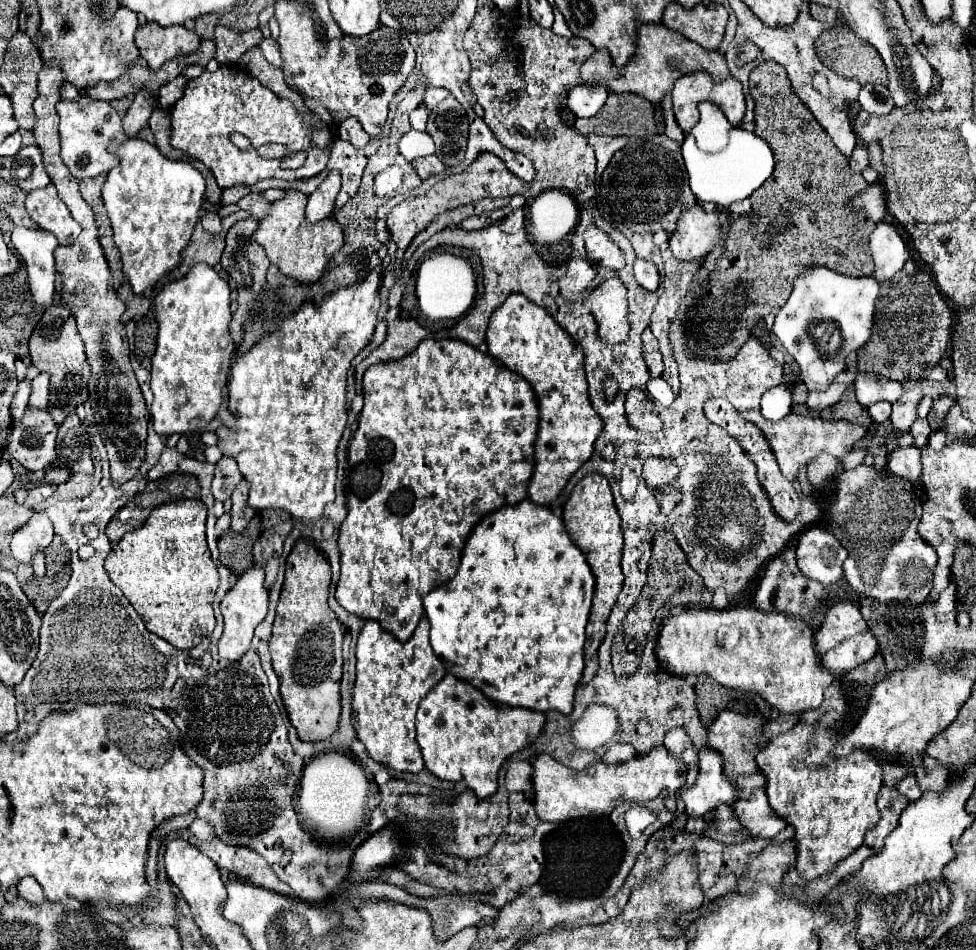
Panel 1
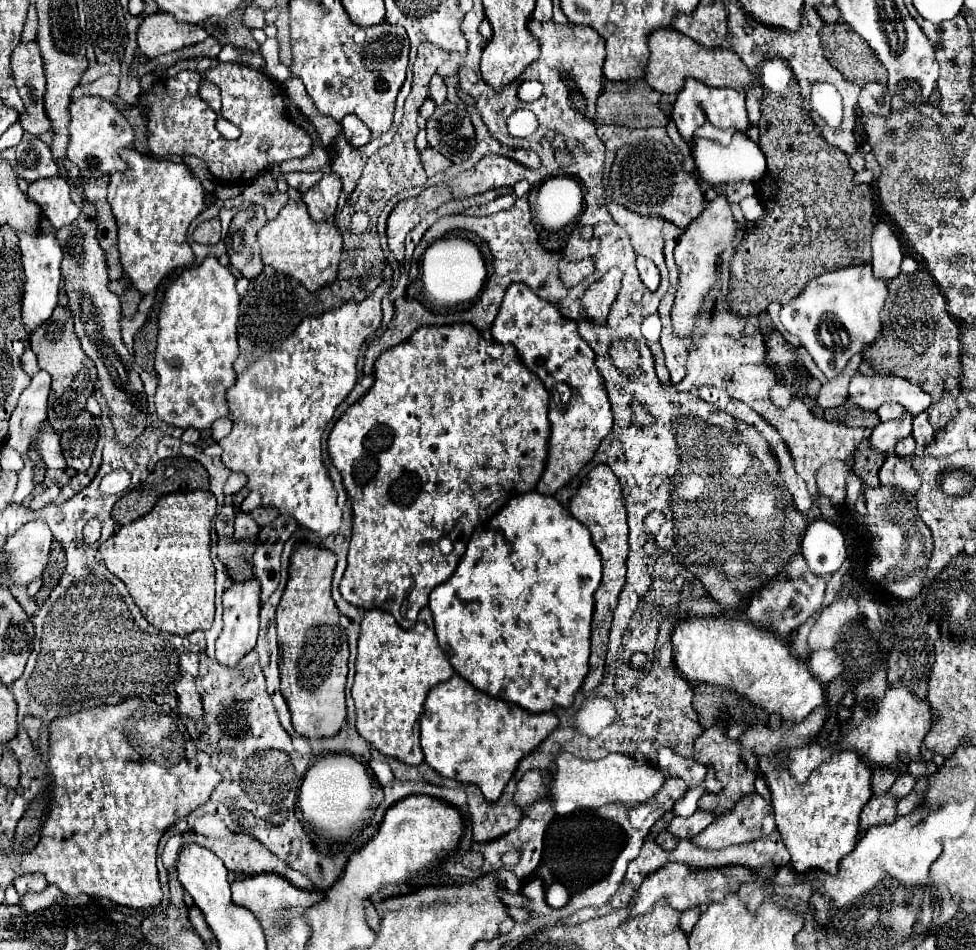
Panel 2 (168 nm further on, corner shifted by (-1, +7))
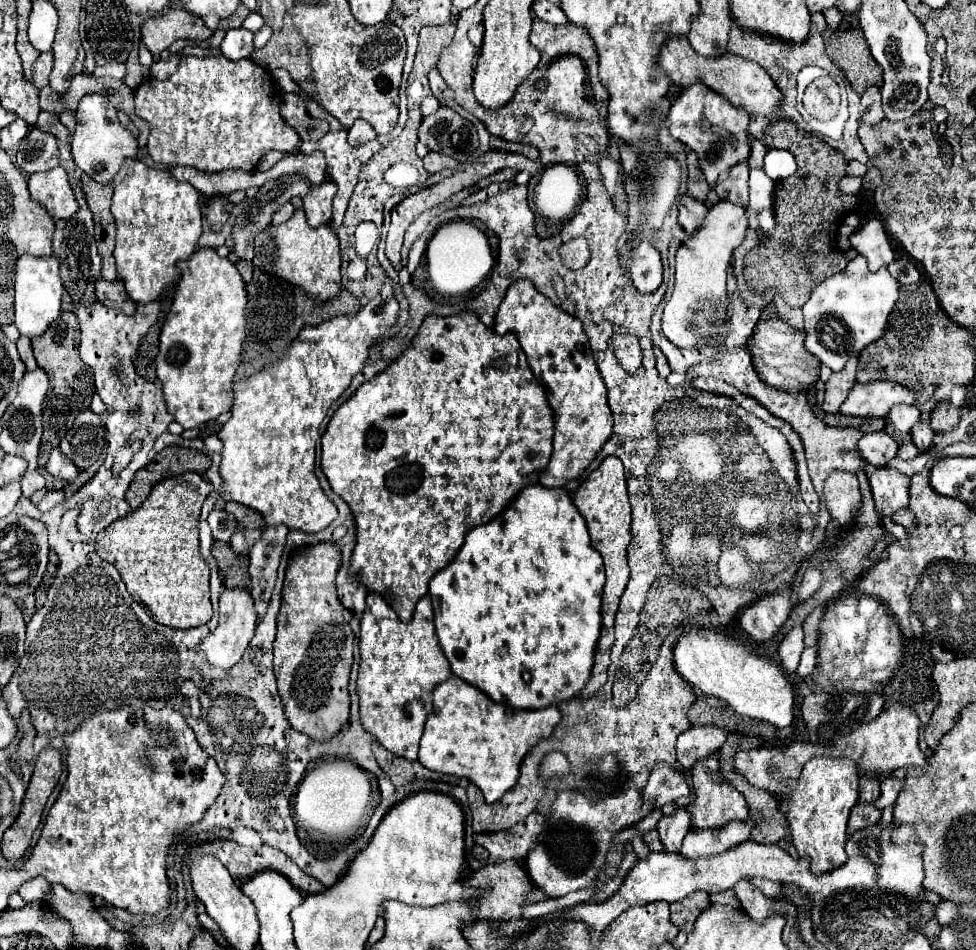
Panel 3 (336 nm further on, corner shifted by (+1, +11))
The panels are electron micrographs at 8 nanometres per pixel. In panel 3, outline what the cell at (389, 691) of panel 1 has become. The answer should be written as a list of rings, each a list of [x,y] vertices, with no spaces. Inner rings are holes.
[[[369,593],[367,607],[361,617],[359,649],[361,663],[357,675],[357,695],[361,725],[387,751],[415,761],[423,725],[431,713],[431,691],[435,685],[451,677],[449,661],[437,643],[431,597],[421,597],[413,621],[403,623],[381,595]]]

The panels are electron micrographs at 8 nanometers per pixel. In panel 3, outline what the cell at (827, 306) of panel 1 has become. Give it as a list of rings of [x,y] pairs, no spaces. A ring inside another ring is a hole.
[[[857,255],[841,273],[819,283],[811,291],[809,301],[801,307],[805,321],[805,347],[831,371],[841,371],[849,359],[849,351],[859,355],[869,343],[885,333],[887,317],[897,301],[897,291],[899,283],[891,277],[887,267],[871,273],[867,269],[867,259]],[[827,327],[833,333],[827,333]]]

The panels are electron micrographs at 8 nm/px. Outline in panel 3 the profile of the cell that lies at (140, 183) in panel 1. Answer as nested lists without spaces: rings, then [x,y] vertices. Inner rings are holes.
[[[139,159],[125,161],[123,169],[113,177],[113,191],[111,213],[117,223],[117,245],[113,257],[117,261],[117,273],[135,303],[155,301],[169,283],[181,277],[177,261],[189,259],[197,247],[197,239],[201,235],[199,193],[191,183],[177,181],[167,169],[153,169]]]

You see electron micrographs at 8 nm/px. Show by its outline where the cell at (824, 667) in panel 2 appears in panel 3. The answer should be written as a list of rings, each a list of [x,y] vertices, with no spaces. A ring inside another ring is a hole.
[[[815,647],[805,649],[803,655],[801,655],[801,663],[799,663],[797,675],[799,675],[799,677],[807,677],[807,675],[811,675],[811,673],[815,671],[815,667],[817,667],[817,661],[819,661],[819,657],[817,657],[817,649],[815,649]]]

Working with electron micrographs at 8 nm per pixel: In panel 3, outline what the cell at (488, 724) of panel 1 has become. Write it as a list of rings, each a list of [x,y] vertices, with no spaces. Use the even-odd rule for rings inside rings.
[[[453,675],[433,689],[433,711],[425,721],[419,761],[431,771],[469,779],[483,791],[485,801],[493,803],[515,785],[525,753],[539,739],[549,737],[559,721],[555,705],[537,711],[505,707]]]

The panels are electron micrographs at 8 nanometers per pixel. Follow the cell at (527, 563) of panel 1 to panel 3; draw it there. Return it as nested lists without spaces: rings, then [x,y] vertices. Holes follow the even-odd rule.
[[[529,485],[521,489],[521,493],[515,497],[515,501],[499,513],[499,517],[491,519],[487,525],[479,525],[467,533],[463,547],[447,565],[447,569],[441,569],[431,581],[429,581],[429,595],[433,599],[433,613],[435,613],[435,631],[439,637],[439,645],[445,653],[445,657],[451,663],[451,671],[461,677],[463,681],[471,683],[473,687],[487,693],[495,703],[509,705],[515,709],[543,709],[549,705],[557,705],[561,701],[569,701],[575,697],[583,685],[589,679],[591,667],[593,667],[593,653],[601,631],[601,593],[605,583],[605,569],[601,555],[591,547],[587,523],[571,503],[565,489],[549,489],[543,485]],[[529,671],[531,679],[525,681],[523,673]]]

